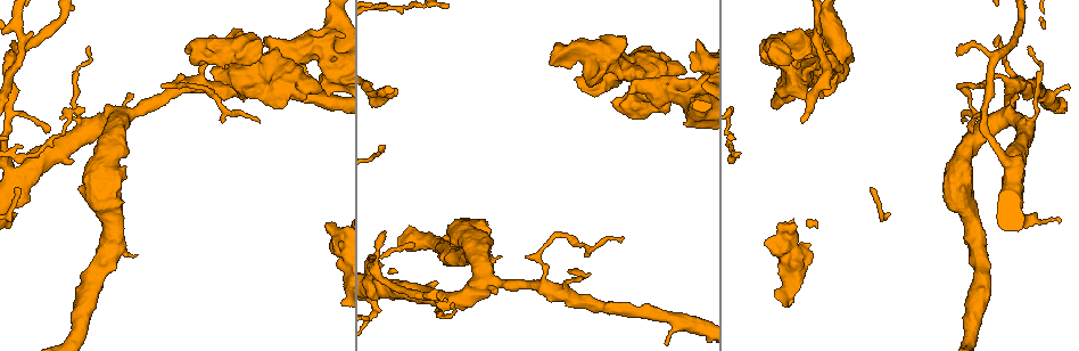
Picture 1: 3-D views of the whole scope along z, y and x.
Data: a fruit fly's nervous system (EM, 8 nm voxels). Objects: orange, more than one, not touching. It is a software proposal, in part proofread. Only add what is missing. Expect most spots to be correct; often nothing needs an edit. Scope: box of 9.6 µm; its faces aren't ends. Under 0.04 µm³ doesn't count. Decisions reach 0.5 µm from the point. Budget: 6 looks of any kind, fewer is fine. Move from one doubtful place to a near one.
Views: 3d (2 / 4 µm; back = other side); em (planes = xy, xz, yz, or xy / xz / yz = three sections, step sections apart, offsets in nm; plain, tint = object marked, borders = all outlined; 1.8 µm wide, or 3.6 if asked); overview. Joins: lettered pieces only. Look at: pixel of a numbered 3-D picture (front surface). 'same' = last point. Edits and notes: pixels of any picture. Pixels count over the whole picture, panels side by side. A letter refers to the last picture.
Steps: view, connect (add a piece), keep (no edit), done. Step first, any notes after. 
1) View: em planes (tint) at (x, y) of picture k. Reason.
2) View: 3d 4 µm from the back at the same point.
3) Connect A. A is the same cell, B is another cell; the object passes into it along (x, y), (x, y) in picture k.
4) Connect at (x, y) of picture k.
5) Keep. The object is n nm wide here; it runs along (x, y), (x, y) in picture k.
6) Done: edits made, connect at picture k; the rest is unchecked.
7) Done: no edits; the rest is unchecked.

View: 3d 2 µm at (629, 94) of picture 1. An open end.

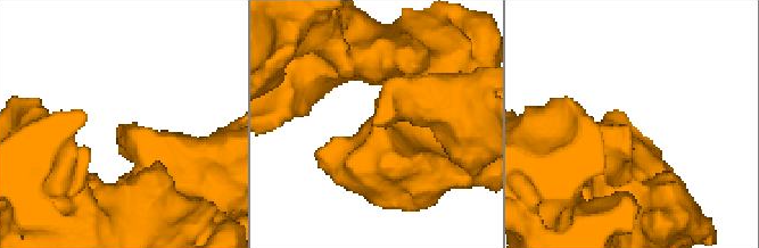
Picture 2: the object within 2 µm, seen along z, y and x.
View: em planes (borders) at (379, 124) of picture 2.

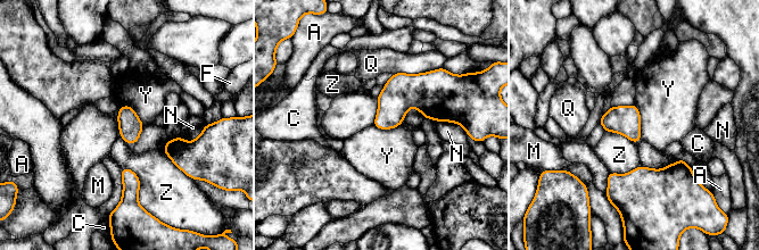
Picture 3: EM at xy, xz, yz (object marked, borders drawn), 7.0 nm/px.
Keep. A, C, F, M, N, Q, Y and Z are other cells; a border runs along (120, 106), (130, 106), (145, 125) in picture 3; none of them fits.

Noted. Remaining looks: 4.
View: 3d 4 µm at (185, 48) of picture 1. An open end.

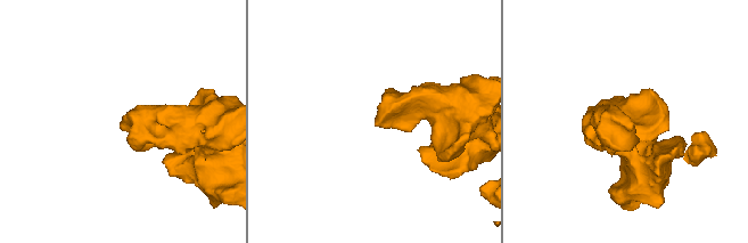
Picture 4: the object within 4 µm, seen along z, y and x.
View: em xz step 4 (borders) at (629, 118) of picture 4. Now the EM.

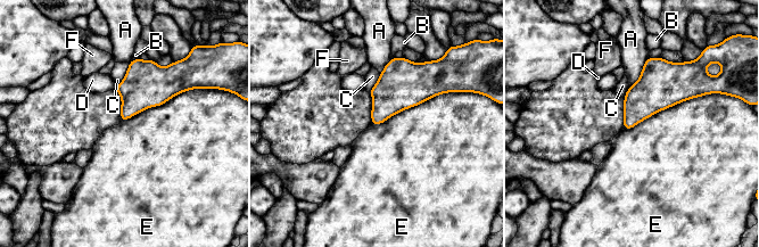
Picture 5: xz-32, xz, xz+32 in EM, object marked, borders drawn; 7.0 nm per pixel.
Keep. A, B, C, D, E and F are other cells; a border runs along (704, 93), (623, 129) in picture 5; no lettered piece goes on from it.

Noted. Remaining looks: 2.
Done: no edits; the rest is unchecked.

